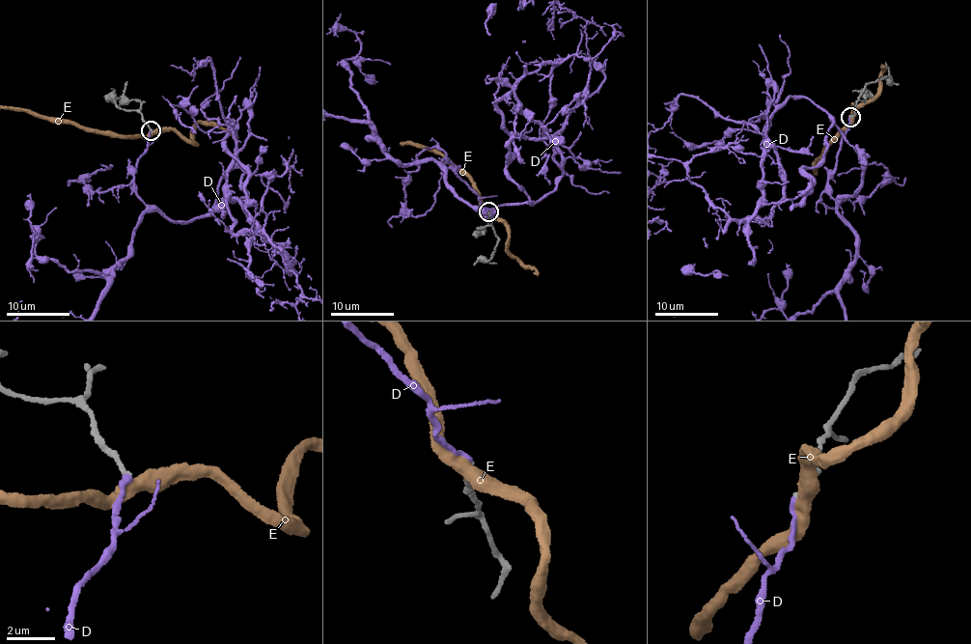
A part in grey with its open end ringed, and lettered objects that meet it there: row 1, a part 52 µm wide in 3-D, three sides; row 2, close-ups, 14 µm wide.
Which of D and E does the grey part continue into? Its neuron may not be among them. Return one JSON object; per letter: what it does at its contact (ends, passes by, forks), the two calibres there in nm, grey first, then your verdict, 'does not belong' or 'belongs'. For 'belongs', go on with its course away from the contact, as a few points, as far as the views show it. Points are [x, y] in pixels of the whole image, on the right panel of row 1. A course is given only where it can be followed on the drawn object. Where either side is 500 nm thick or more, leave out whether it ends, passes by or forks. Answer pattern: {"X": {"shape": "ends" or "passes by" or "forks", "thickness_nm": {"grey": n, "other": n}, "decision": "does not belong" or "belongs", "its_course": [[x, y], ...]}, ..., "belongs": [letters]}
{"D": {"shape": "ends", "thickness_nm": {"grey": 280, "other": 240}, "decision": "belongs"}, "E": {"shape": "passes by", "thickness_nm": {"grey": 280, "other": 480}, "decision": "does not belong"}, "belongs": ["D"]}

